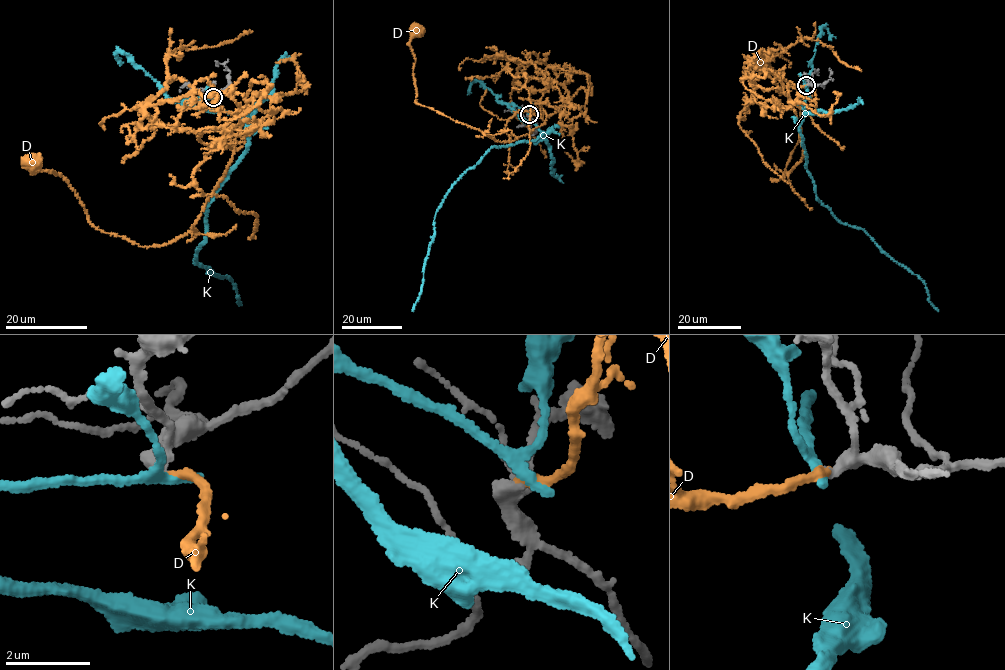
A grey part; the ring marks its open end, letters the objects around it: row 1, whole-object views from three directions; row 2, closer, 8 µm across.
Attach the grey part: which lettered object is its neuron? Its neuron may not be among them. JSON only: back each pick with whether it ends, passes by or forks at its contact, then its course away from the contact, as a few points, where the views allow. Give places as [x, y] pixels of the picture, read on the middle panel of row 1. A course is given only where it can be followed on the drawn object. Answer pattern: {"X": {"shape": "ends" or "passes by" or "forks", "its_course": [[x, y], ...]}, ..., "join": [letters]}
{"D": {"shape": "ends", "its_course": [[529, 115], [537, 103], [546, 115], [525, 135], [496, 141], [418, 104], [409, 42], [413, 27], [416, 31]]}, "join": ["D"]}

